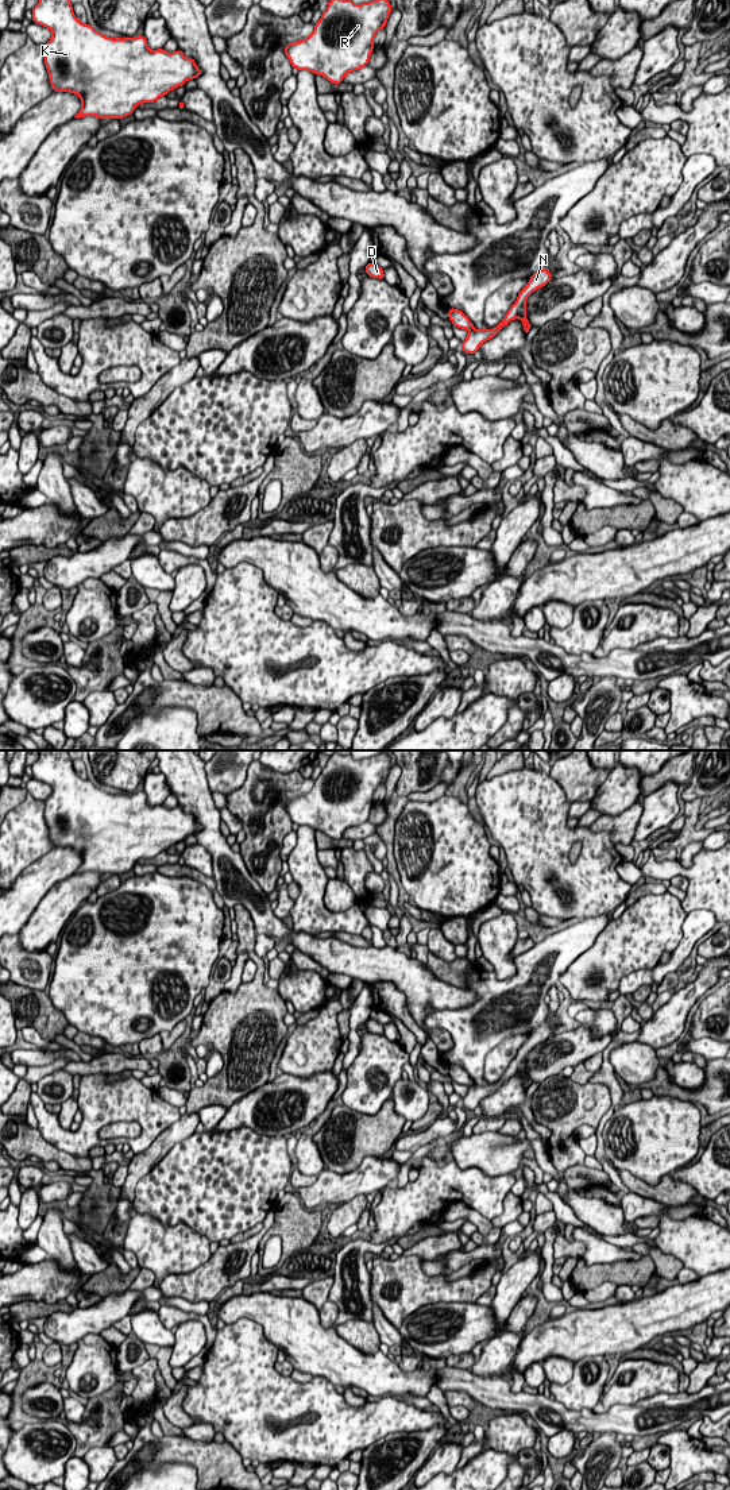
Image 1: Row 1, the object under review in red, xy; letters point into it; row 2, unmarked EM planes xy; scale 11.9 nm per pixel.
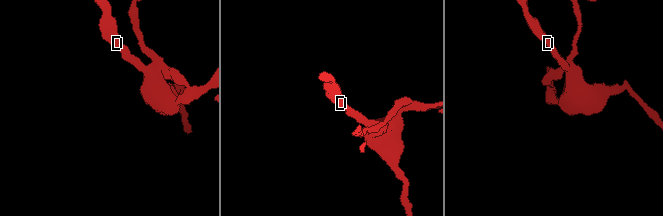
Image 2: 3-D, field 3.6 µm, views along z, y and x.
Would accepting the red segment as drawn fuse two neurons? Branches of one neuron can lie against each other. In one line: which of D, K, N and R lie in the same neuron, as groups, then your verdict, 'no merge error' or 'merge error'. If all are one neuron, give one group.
groups D N / K R; merge error

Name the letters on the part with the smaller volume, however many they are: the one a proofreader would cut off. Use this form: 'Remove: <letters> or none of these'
Remove: D, N

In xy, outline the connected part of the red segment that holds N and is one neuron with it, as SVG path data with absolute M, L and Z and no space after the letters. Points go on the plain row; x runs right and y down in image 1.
M541 1024L537 1028L533 1028L526 1042L520 1047L518 1054L515 1058L510 1062L502 1077L491 1084L491 1085L472 1085L468 1088L467 1095L461 1099L461 1107L474 1111L482 1099L490 1096L494 1093L505 1081L507 1081L514 1074L520 1074L524 1080L524 1086L528 1089L532 1084L525 1069L526 1069L526 1061L525 1057L528 1053L536 1047L538 1043L545 1042L552 1034L551 1027L548 1024Z

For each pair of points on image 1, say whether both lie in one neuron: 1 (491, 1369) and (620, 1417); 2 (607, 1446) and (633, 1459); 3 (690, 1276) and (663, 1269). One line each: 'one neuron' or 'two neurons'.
1: two neurons
2: two neurons
3: two neurons

